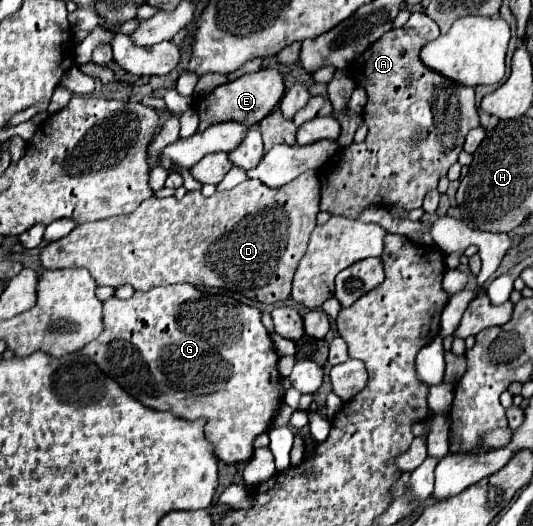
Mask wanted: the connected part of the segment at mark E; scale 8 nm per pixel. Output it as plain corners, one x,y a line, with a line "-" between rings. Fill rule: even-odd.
264,68
260,72
254,72
254,74
244,74
234,82
218,86
212,94
202,98
202,102
198,106
198,114
200,114
198,130
202,132
212,124
230,122
230,120
240,122
244,126
256,126
276,108
282,94
284,94
284,80
282,80
282,74
278,70

